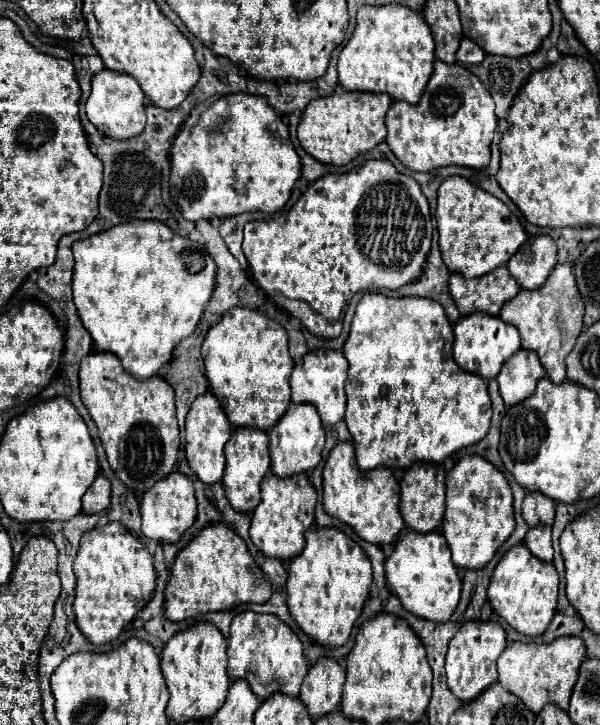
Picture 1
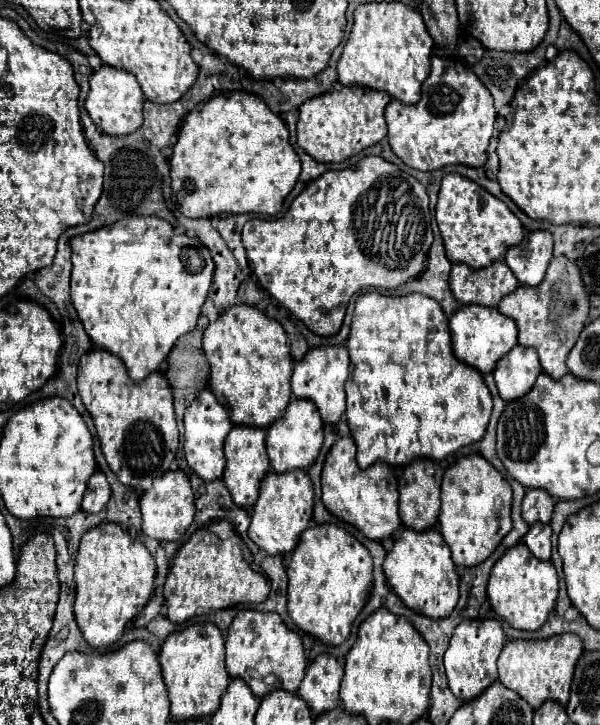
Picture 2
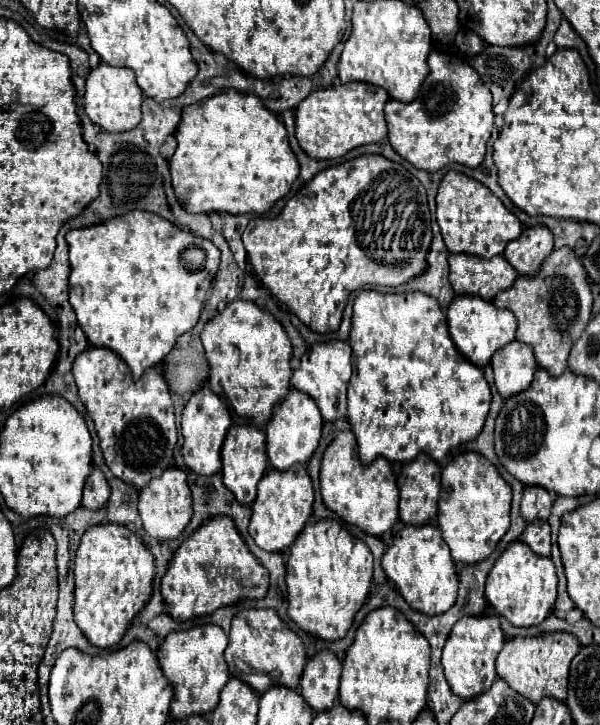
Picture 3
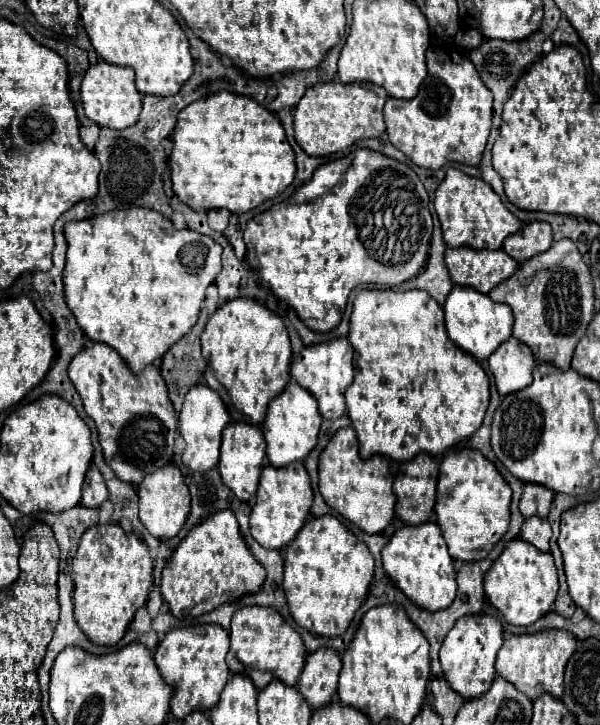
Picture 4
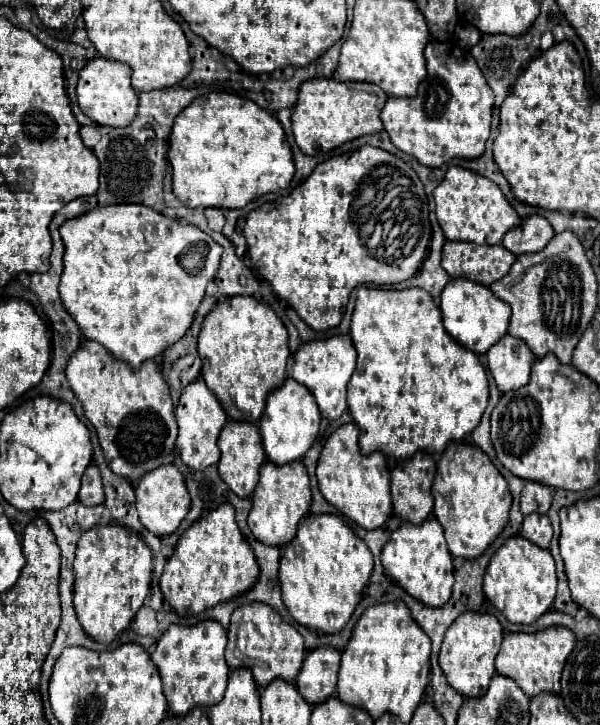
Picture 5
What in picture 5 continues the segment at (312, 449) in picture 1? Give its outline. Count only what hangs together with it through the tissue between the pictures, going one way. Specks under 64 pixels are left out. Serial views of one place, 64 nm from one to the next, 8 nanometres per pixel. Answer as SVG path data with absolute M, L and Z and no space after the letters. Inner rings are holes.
M286 378L282 386L274 388L266 398L266 410L260 418L260 432L262 432L262 446L266 450L268 460L274 464L288 464L292 460L298 460L306 454L306 450L312 446L312 442L318 436L320 428L320 410L310 396L310 392L298 384L294 378Z

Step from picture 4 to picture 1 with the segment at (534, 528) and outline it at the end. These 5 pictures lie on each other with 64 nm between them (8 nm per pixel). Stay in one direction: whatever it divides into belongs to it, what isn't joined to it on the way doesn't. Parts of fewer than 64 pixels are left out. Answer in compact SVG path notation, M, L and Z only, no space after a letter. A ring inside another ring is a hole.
M534 526L528 530L524 544L528 546L528 550L540 558L542 562L552 562L552 540L550 540L550 526Z

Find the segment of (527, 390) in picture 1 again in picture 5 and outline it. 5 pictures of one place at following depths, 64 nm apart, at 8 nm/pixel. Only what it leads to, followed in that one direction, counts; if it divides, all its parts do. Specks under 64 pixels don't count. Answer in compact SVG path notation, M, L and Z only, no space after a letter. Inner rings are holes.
M504 334L488 352L488 368L498 384L500 392L518 390L530 380L530 366L534 354L522 338Z

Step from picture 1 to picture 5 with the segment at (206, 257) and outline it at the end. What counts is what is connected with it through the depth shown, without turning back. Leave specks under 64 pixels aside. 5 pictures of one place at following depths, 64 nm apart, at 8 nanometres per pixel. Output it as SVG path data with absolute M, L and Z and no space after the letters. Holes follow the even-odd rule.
M110 204L110 206L98 206L82 216L76 216L72 220L66 220L60 226L60 236L64 240L64 272L62 272L62 280L60 280L60 298L62 304L66 308L66 312L74 318L74 322L78 324L78 328L82 330L82 334L90 340L100 342L116 360L126 362L132 370L138 370L142 366L142 362L152 360L154 356L162 354L164 348L168 348L170 344L178 342L186 330L192 326L194 320L194 312L198 310L202 298L204 298L204 290L208 286L208 282L216 276L218 272L218 262L222 256L222 246L216 244L206 232L202 232L198 226L194 224L180 224L174 218L168 218L144 204Z

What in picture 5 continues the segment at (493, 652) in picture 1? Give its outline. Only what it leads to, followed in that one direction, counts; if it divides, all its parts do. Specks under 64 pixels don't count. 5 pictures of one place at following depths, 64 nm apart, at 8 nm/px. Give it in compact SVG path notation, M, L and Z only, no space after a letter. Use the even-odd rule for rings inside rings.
M464 612L446 630L440 648L440 668L446 674L448 684L462 696L482 696L486 692L490 678L496 674L494 658L502 644L502 626L496 616L482 612Z

